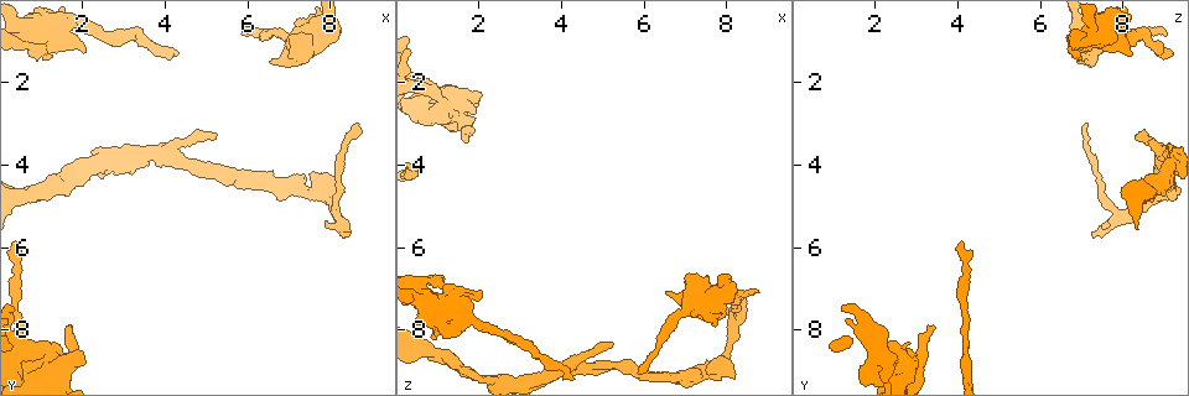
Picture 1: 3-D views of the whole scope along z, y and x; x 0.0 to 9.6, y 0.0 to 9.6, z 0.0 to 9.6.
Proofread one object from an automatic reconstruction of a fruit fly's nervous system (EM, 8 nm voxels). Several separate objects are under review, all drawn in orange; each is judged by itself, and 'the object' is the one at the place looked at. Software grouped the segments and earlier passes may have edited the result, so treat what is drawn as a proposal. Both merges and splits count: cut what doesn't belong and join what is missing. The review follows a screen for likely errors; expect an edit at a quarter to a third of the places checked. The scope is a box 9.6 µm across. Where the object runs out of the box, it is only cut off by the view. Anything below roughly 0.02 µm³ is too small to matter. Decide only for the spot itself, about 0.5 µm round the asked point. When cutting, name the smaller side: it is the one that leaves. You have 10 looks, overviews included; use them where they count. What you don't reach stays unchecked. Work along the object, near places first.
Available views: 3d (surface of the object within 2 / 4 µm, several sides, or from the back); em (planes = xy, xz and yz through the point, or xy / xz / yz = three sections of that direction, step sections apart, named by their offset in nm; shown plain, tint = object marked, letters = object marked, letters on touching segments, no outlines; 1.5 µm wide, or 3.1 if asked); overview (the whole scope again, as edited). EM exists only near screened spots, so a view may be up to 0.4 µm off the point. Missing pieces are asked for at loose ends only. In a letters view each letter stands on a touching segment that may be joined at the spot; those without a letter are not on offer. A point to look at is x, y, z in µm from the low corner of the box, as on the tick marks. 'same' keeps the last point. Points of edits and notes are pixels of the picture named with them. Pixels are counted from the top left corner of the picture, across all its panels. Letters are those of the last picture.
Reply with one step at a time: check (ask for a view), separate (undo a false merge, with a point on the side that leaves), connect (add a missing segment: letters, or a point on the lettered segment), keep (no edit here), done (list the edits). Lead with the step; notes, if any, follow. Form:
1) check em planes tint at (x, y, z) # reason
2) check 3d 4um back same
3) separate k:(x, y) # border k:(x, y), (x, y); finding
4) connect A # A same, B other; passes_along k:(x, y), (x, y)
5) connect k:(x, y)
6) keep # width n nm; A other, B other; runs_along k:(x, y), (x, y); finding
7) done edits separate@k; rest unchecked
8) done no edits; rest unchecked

check 3d 4um back at (5.30, 3.35, 8.40) # branch stops here

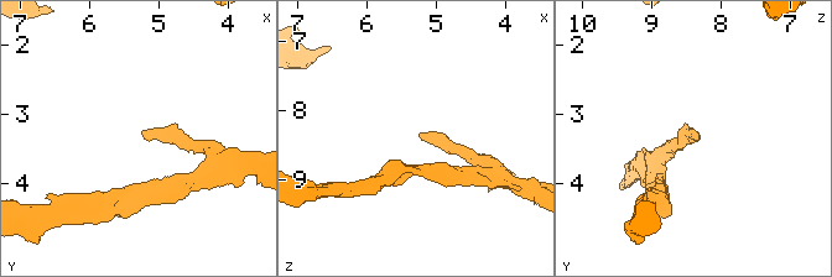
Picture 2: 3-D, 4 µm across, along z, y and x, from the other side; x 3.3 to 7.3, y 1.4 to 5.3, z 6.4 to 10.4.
check em planes plain at (5.25, 3.25, 8.30) # shape alone is not enough

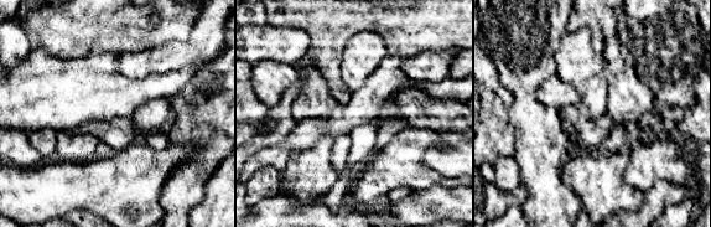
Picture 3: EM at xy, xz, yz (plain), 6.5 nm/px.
check em planes letters same

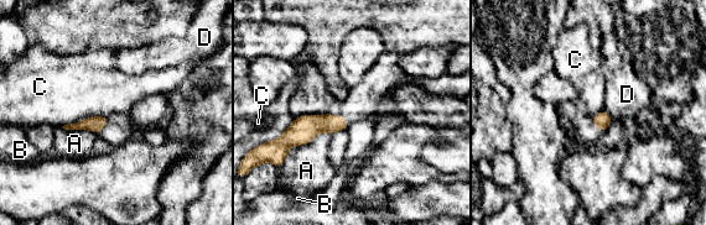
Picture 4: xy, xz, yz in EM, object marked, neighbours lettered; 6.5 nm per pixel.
keep # A other, B other, C other, D other; border 4:(107, 115), (87, 116), (62, 126); none of them fits

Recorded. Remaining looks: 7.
check 3d 4um at (8.70, 2.95, 7.10) # branch stops here

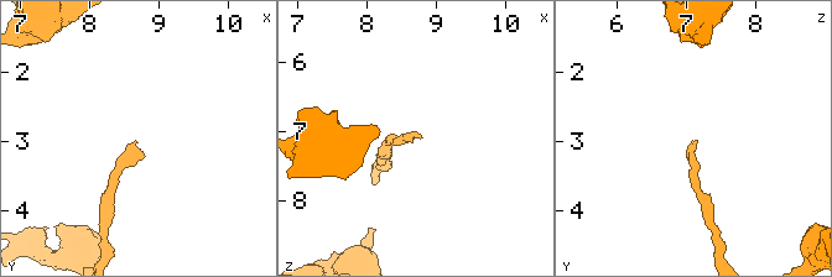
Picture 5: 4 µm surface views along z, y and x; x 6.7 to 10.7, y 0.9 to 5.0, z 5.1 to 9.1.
check em yz step 4 tint at (8.65, 3.00, 7.10)

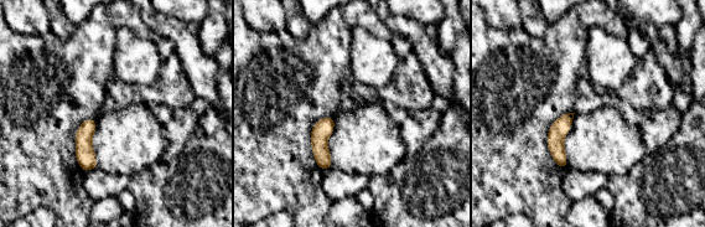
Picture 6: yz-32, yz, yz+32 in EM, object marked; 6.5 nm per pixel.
check em yz step 4 letters same # see the neighbours

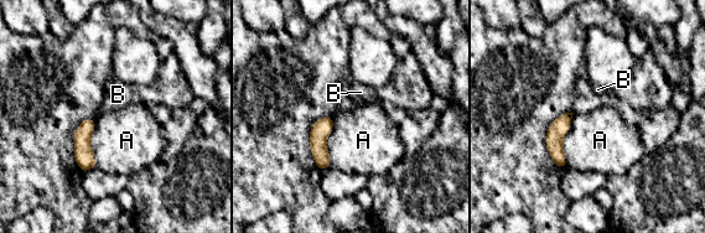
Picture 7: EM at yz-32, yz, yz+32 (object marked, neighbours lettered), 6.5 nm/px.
keep # width 110 nm; A other, B other; border 7:(574, 113), (563, 139), (565, 166); no lettered segment goes on from it

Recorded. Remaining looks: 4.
check em xy step 8 tint at (8.30, 5.70, 7.25) # branch stops here

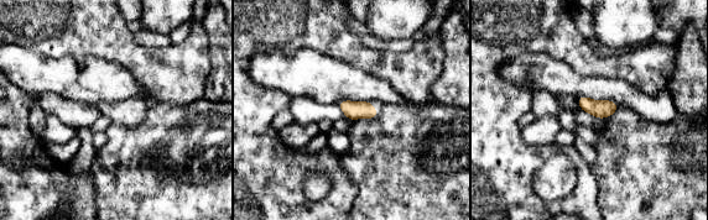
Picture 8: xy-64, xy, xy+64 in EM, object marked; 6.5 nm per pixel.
check em planes letters same

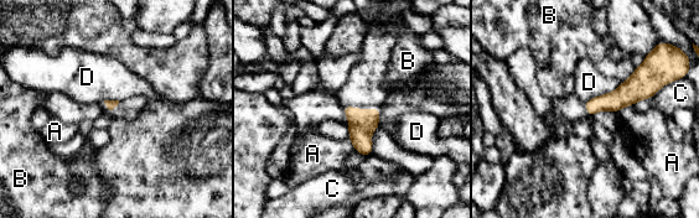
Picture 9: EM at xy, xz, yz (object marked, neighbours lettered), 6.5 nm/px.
keep # A other, B other, C other, D other; none of them fits

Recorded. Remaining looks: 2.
check em planes letters at (0.95, 1.30, 8.20) # an open end

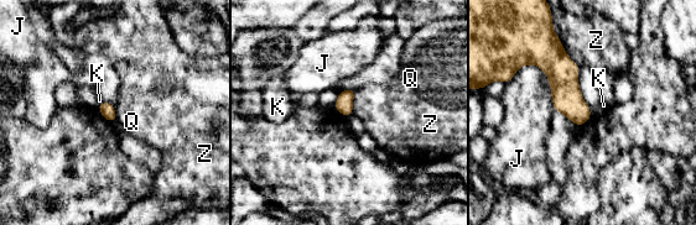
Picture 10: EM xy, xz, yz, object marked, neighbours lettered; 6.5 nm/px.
keep # J other, K other, Q other, Z other; border 10:(559, 37), (564, 51), (577, 64); no lettered segment goes on from it

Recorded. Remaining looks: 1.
done no edits; rest unchecked

